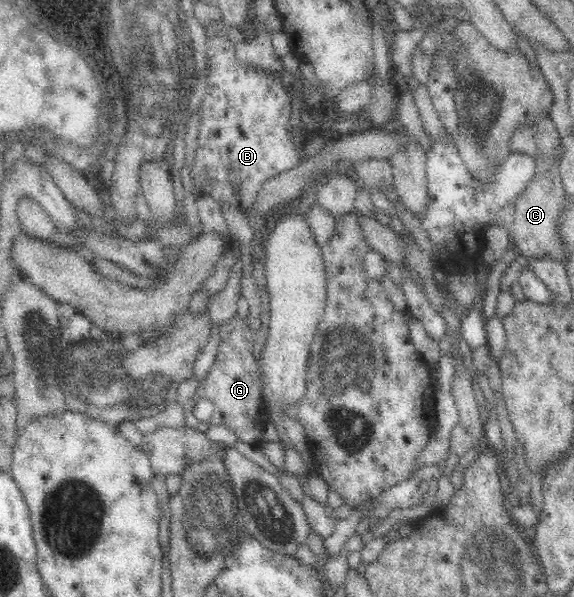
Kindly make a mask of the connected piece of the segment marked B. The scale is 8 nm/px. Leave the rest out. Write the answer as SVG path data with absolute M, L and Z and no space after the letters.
M225 36L206 40L210 74L206 80L206 95L200 105L201 126L199 126L196 155L190 176L194 184L202 189L205 184L203 174L207 172L207 178L216 180L212 198L216 201L224 200L229 206L237 206L243 210L254 206L265 182L295 168L301 163L303 154L301 147L293 141L289 130L292 99L287 89L277 83L271 74L243 65L237 59L235 45Z

